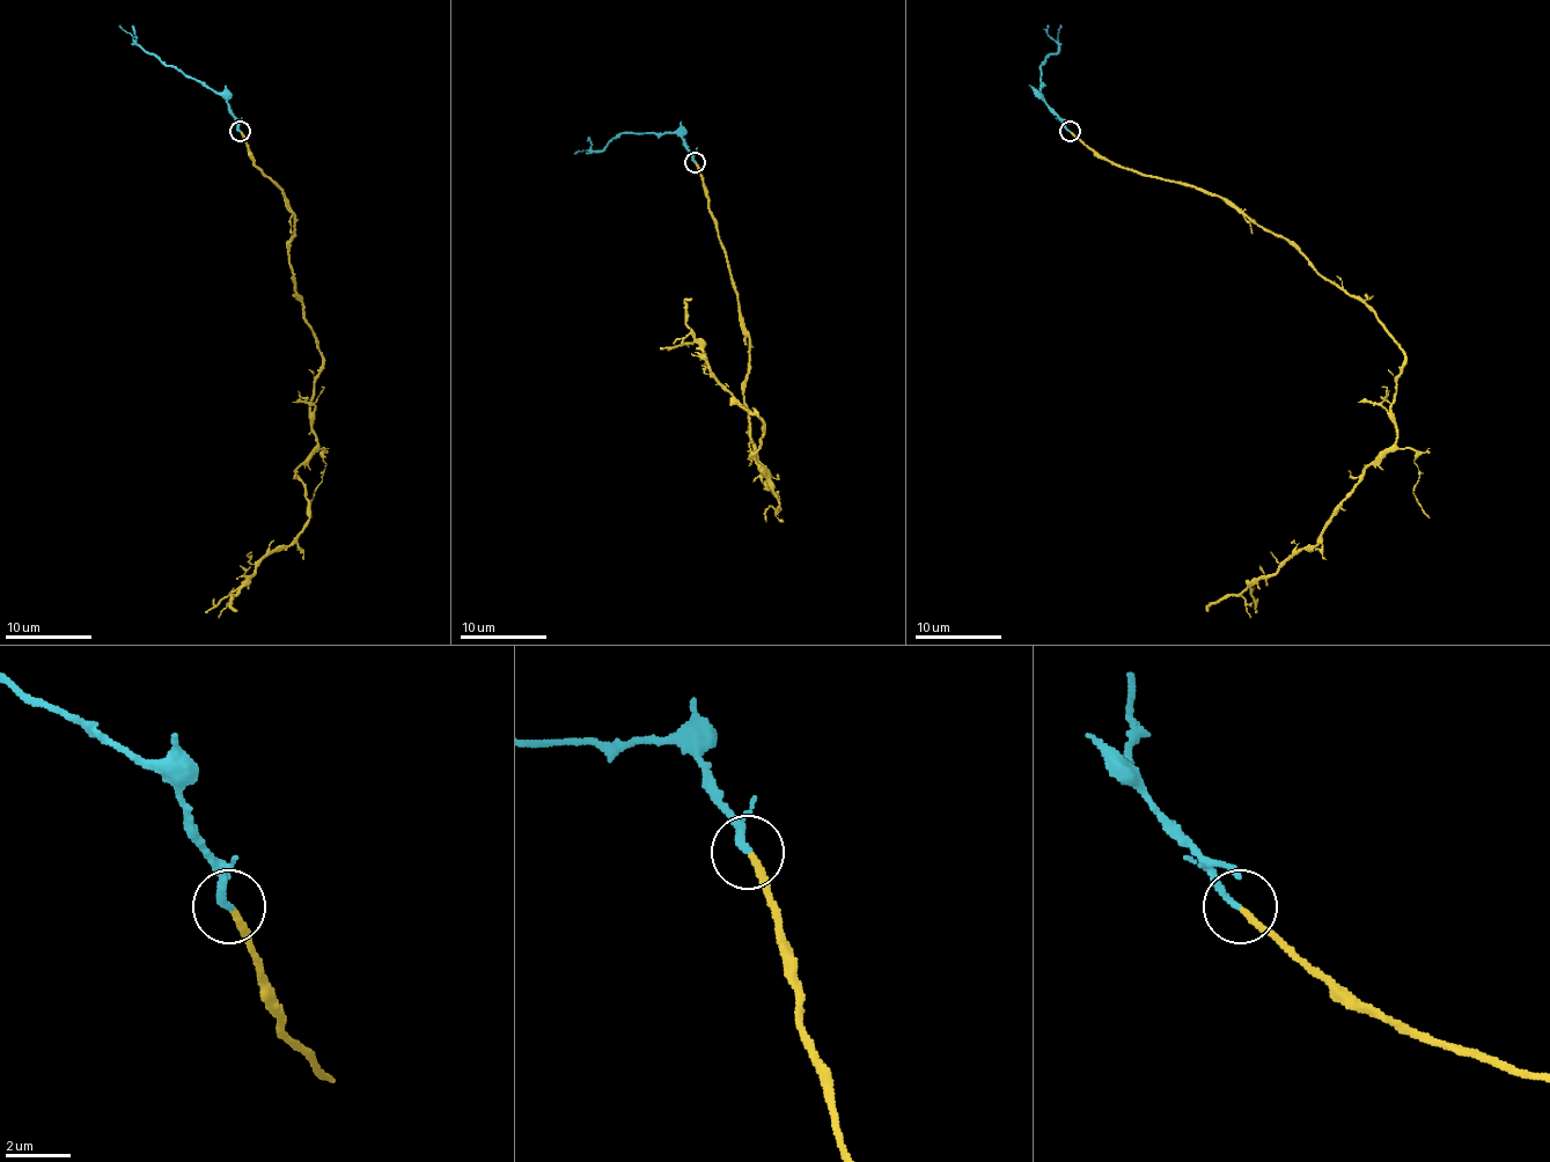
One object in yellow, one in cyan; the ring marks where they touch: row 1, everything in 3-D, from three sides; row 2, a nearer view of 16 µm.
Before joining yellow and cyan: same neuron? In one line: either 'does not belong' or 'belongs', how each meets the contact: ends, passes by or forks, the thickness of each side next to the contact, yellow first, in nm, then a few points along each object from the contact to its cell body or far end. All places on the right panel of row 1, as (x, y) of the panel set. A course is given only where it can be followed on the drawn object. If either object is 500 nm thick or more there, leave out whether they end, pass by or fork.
belongs; yellow ends there; cyan ends there; 190 nm thick on the yellow side, 200 nm on the other; yellow runs (1069, 130), (1123, 167), (1213, 193), (1280, 234), (1404, 354), (1395, 443), (1315, 545), (1207, 611); cyan runs (1069, 130), (1041, 96), (1041, 64), (1058, 50), (1060, 24)

